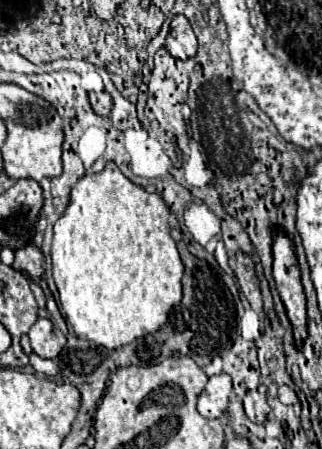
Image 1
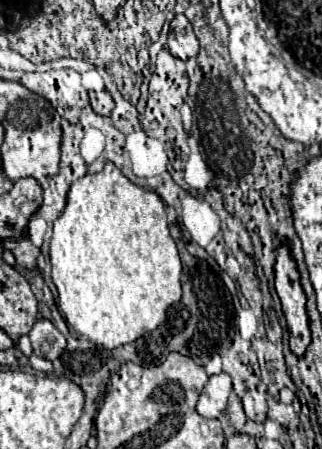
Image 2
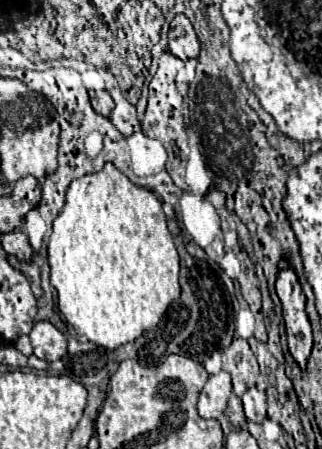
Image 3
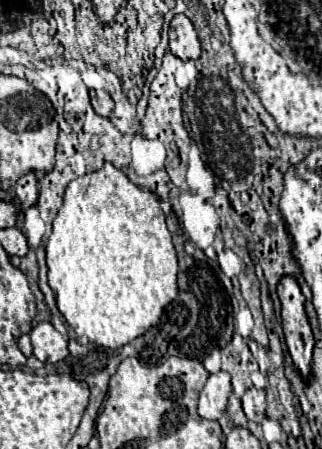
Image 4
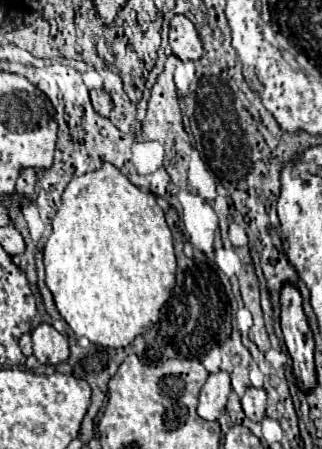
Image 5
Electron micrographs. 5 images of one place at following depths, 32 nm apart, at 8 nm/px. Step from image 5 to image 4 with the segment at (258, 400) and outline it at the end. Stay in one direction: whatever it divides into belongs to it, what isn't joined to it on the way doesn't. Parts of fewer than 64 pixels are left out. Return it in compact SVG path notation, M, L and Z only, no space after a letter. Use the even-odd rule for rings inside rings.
M251 387L246 390L241 398L242 408L246 417L256 423L261 423L266 416L266 392ZM251 397L251 398L250 398ZM246 402L250 402L249 408L246 408Z

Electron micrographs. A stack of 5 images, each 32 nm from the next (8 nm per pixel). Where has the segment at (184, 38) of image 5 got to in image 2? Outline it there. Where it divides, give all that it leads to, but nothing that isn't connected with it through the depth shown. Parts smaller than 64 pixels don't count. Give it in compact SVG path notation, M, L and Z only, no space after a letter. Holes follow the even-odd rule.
M184 14L174 16L174 20L170 22L170 34L166 46L170 54L180 60L188 60L198 54L198 38Z

